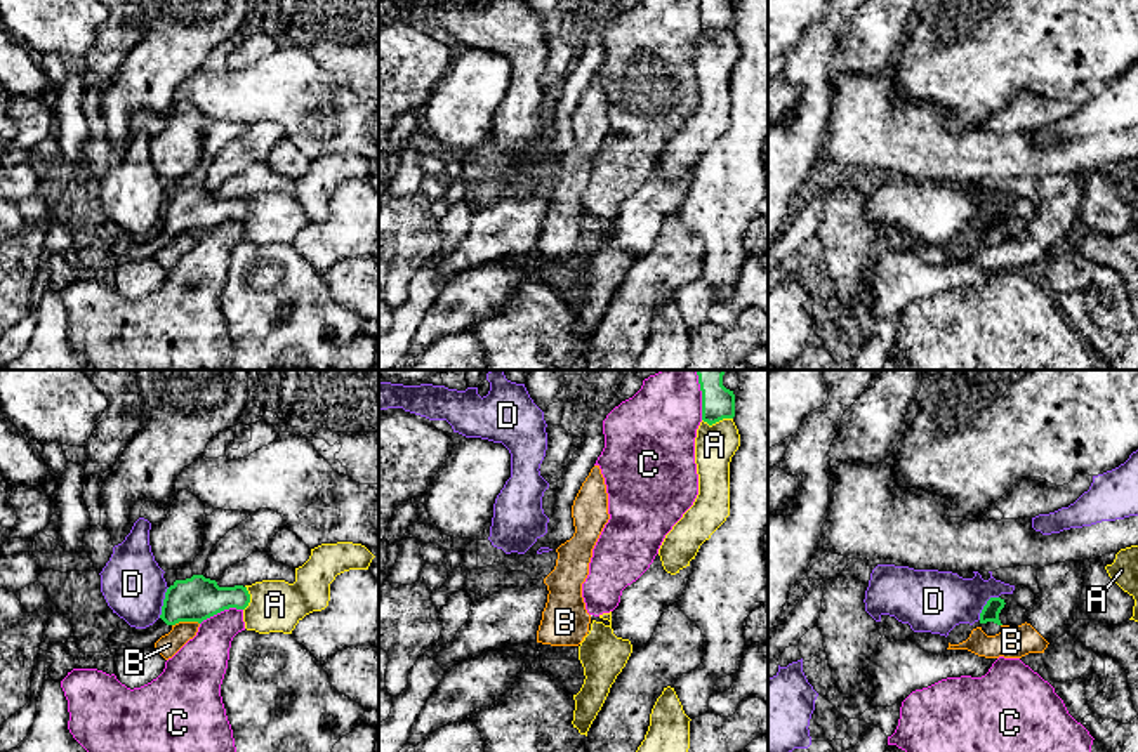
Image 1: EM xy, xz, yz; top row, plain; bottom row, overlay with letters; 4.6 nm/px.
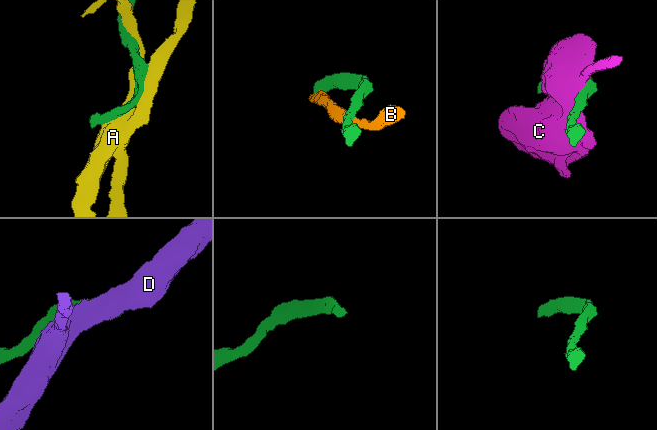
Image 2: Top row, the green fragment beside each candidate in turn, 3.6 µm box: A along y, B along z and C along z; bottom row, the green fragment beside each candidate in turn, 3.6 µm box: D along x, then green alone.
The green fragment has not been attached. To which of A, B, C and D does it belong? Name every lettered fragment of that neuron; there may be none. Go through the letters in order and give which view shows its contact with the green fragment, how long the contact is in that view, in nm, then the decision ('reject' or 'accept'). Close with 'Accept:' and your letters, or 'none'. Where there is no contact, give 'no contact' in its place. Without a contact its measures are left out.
A: contact in xz; length 140 nm; reject
B: contact in xy; length 130 nm; reject
C: contact in xy; length 220 nm; reject
D: contact in xy; length 150 nm; reject
Accept: none

